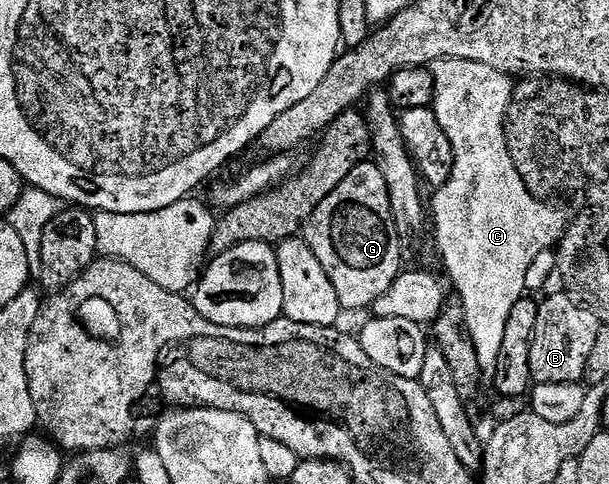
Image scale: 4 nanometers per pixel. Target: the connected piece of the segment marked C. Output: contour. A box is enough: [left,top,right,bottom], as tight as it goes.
[432,60,568,378]

